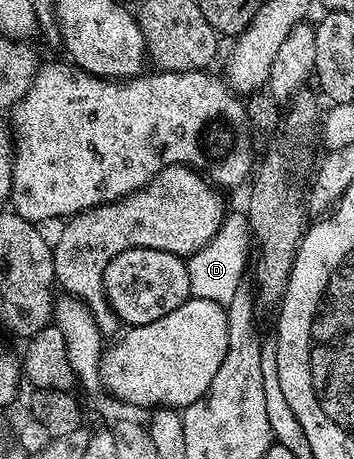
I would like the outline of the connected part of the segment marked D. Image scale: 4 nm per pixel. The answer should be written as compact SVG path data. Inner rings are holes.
M229 212L225 216L224 222L218 227L214 237L187 258L192 297L210 299L214 303L226 307L230 303L230 299L234 299L238 287L245 284L244 268L247 265L249 268L250 250L253 245L252 231L248 227L247 212Z

